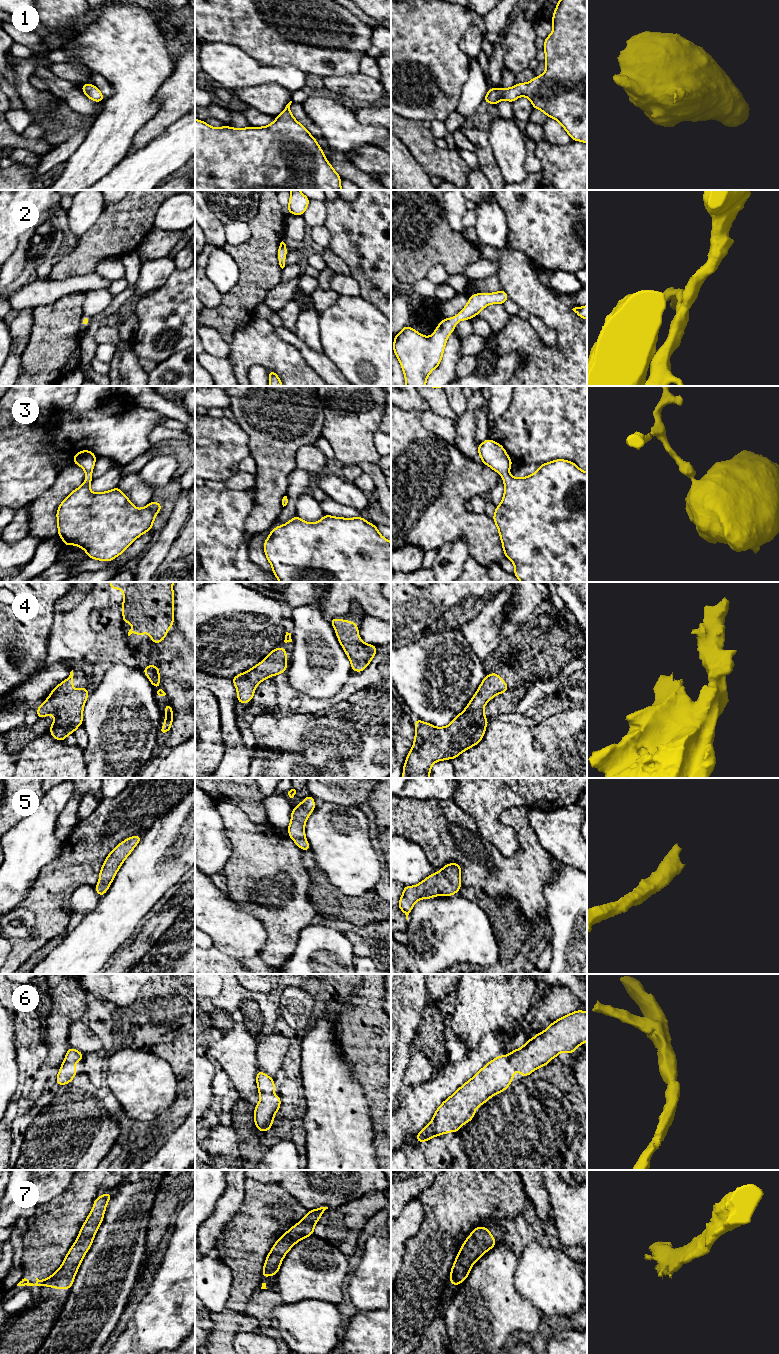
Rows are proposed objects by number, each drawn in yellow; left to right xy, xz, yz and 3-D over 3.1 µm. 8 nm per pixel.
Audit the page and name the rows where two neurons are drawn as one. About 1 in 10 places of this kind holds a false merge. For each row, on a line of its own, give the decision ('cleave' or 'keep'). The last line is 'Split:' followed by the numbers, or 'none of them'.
1: keep
2: keep
3: keep
4: keep
5: keep
6: keep
7: keep
Split: none of them

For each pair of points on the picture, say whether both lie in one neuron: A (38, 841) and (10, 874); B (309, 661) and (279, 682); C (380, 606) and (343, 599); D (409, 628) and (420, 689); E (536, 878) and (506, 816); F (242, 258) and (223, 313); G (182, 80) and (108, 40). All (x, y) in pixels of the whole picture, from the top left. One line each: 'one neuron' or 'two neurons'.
A: one neuron
B: two neurons
C: one neuron
D: two neurons
E: one neuron
F: one neuron
G: two neurons

